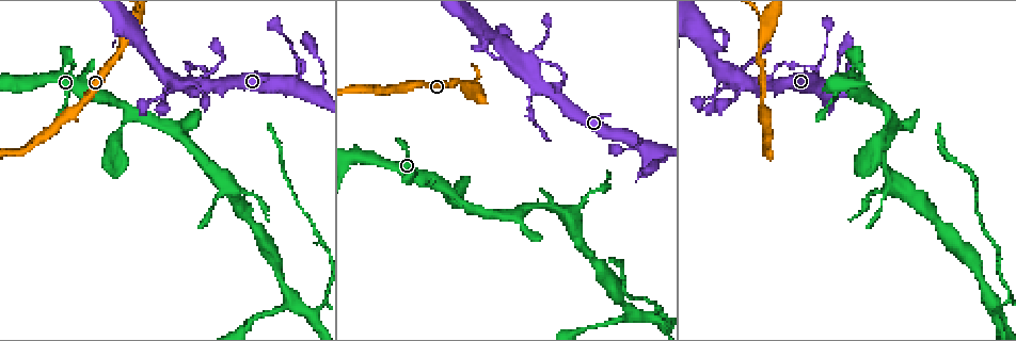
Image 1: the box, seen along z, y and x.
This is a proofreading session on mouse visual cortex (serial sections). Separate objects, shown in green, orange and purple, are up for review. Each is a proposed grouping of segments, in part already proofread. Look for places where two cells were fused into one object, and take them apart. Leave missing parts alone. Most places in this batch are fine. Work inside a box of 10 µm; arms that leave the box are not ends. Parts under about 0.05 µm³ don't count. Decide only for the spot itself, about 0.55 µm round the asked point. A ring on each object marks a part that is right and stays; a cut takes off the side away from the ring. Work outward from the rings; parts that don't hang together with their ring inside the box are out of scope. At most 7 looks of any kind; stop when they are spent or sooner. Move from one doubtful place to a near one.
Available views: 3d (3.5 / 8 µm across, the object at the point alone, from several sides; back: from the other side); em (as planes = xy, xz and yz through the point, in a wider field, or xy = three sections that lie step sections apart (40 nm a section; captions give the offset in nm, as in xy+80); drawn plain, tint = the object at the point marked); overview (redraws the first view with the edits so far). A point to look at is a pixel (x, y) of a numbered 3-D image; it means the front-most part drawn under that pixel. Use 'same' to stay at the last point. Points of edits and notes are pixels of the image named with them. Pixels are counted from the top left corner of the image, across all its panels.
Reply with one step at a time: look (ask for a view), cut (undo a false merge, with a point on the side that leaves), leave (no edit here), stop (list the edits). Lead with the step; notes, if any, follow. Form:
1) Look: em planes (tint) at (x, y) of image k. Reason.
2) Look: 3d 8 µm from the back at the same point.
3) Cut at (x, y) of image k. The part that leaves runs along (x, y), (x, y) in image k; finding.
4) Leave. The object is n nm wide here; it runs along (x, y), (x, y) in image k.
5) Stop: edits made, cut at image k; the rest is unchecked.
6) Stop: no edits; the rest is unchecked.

Look: 3d 3.5 µm at (647, 163) of image 1. Sharp bend.

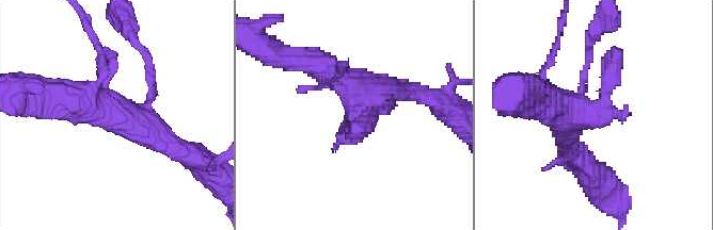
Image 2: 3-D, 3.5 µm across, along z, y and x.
Look: em xy step 1 (tint) at (594, 116) of image 2.

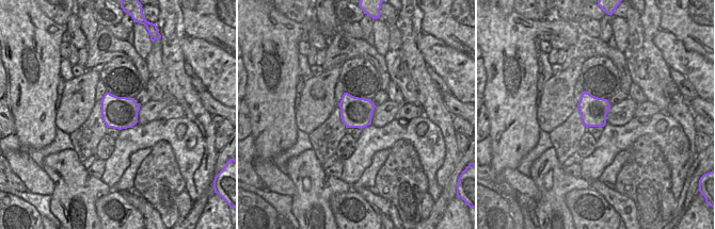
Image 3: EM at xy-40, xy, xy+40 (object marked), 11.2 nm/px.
Leave. It runs along (545, 101), (595, 115), (616, 52) in image 2; continuous, no second cell.

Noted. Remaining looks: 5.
Look: 3d 3.5 µm at (474, 85) of image 1. Sudden change in width.

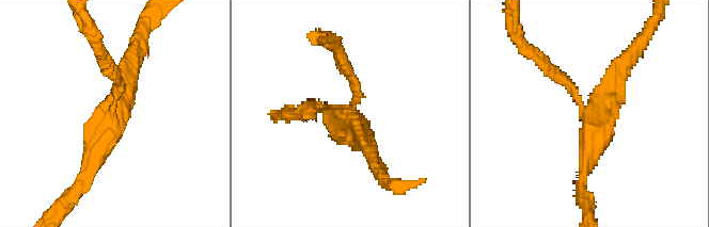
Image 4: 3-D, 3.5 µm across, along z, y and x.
Look: em xy step 1 (tint) at (592, 120) of image 4. 3 arms meet here; the arms are 150, 200, 300 nm wide.

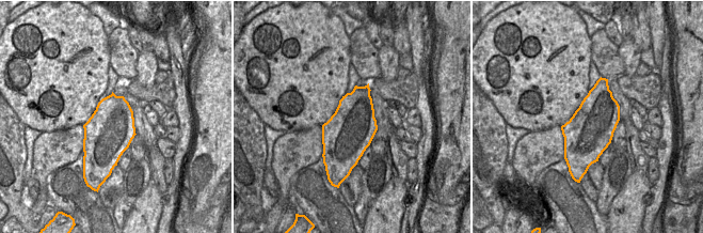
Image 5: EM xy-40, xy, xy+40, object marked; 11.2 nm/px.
Cut at (562, 80) of image 4. The part that leaves runs along (582, 110), (563, 78), (545, 75) in image 4; a second cell is stuck on.

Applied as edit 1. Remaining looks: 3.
Look: 3d 3.5 µm from the back at (228, 182) of image 1. Sharp bend.

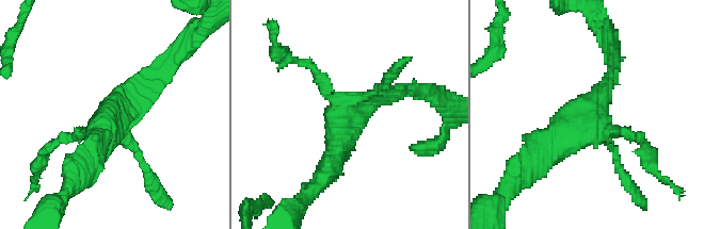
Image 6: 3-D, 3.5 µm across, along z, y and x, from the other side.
Look: em xy step 1 (plain) at (351, 112) of image 6. Now the EM.

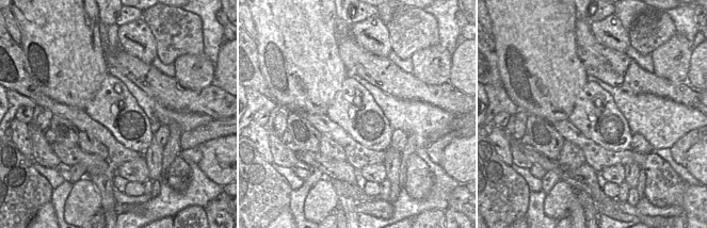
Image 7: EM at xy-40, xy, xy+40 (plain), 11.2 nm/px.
Look: em xy step 1 (tint) at the same point.

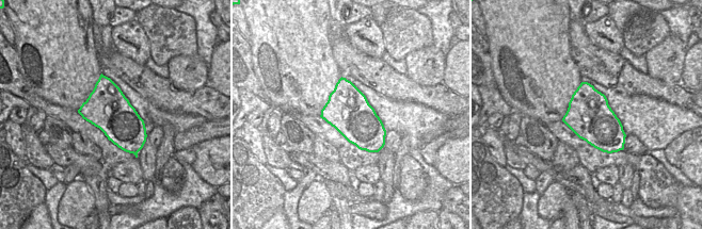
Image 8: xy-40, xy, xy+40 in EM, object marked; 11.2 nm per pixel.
Cut at (302, 62) of image 6. The part that leaves runs along (331, 95), (315, 70), (275, 51), (272, 41) in image 6; a second cell is stuck on.

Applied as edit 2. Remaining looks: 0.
Stop: edits made, cut at image 4, cut at image 6; the rest is unchecked.

